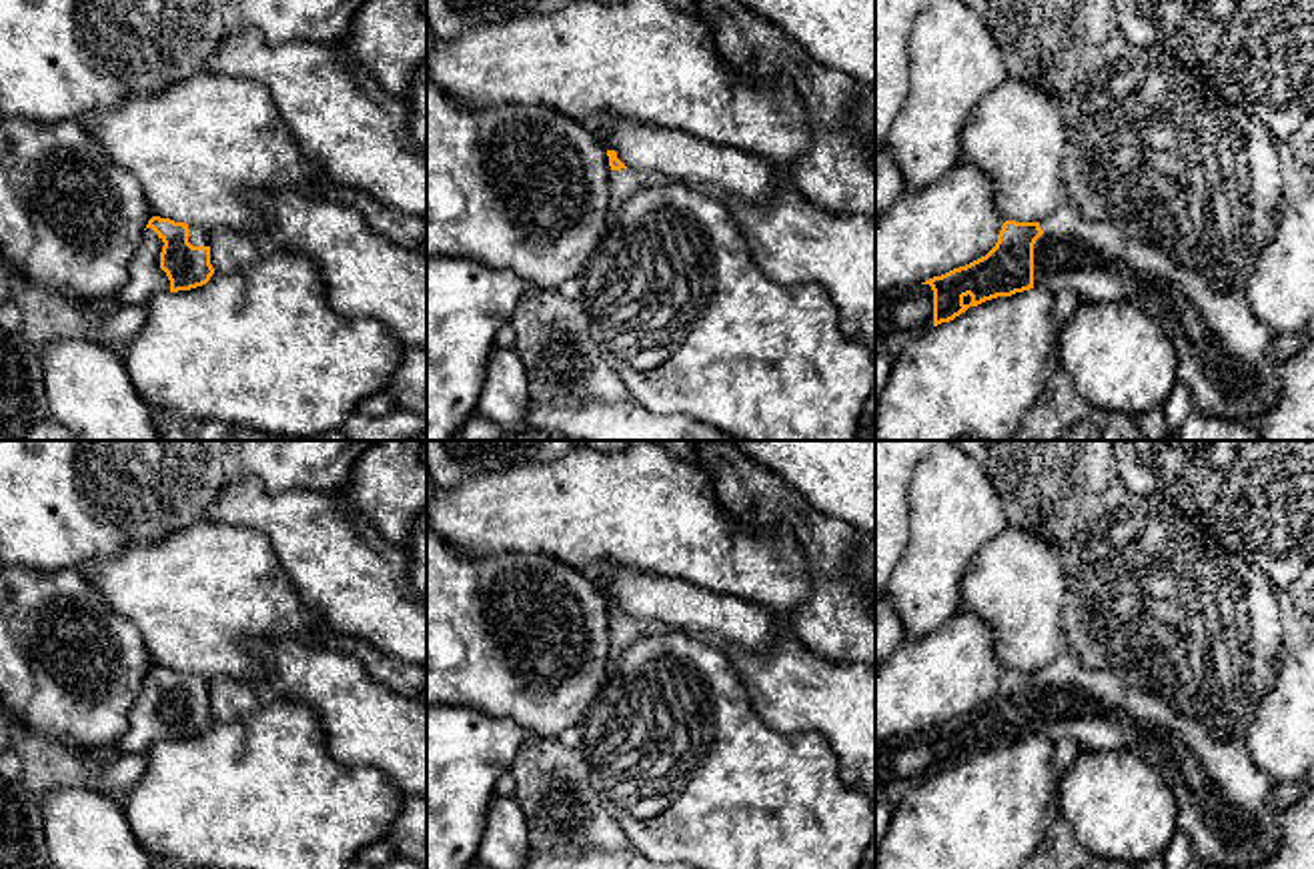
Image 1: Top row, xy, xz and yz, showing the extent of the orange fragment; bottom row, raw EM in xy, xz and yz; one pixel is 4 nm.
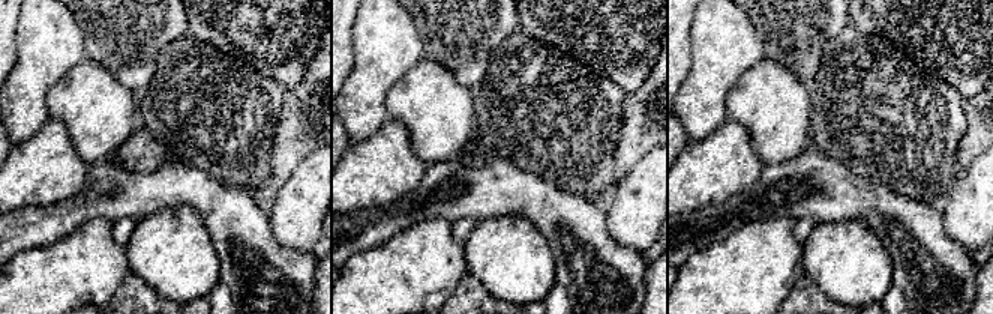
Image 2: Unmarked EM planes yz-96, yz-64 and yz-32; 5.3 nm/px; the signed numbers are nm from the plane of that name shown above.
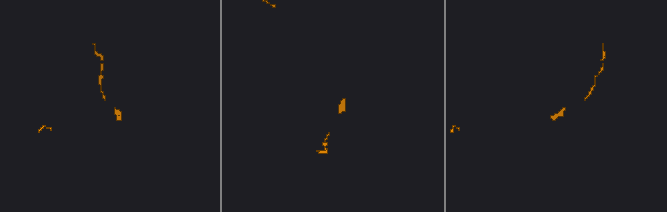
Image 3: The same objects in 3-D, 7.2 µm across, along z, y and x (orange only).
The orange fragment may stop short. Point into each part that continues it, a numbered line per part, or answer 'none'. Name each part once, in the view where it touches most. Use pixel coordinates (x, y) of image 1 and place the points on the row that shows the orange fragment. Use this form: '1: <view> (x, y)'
1: xy (145, 279)

